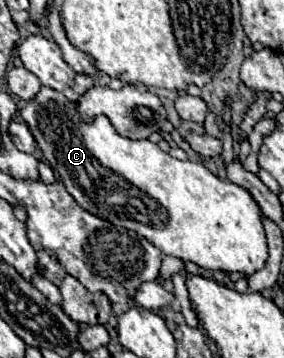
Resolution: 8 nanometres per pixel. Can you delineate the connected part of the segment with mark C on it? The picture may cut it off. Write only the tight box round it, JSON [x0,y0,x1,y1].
[19,86,267,274]

